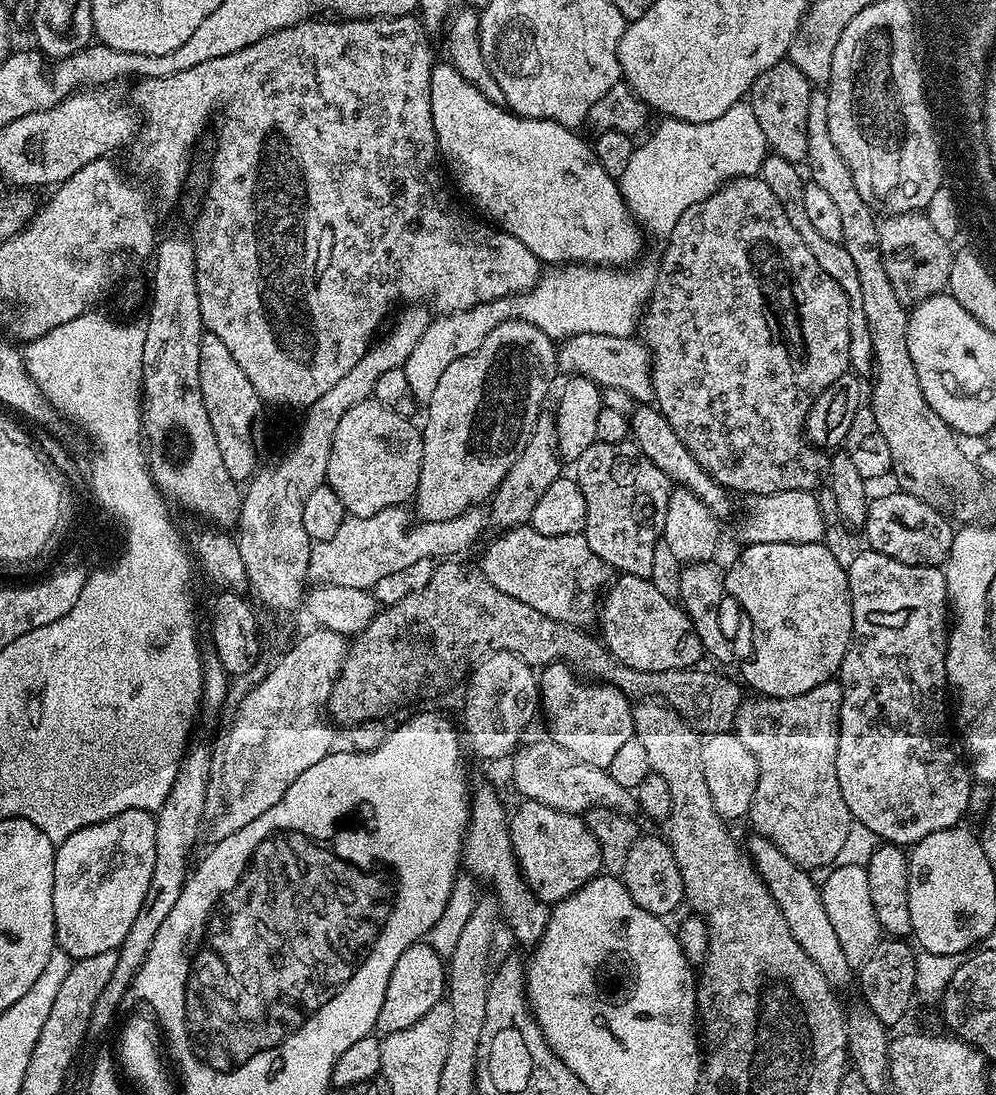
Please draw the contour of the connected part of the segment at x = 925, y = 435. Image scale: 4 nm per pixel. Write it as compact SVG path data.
M824 90L813 91L810 98L810 106L806 114L806 146L808 147L808 159L806 161L806 172L810 177L811 183L822 186L826 194L830 194L830 199L838 206L838 211L842 214L842 241L844 248L854 258L854 267L858 269L858 278L862 282L862 306L860 312L862 318L868 323L868 341L872 344L872 363L874 365L874 377L876 381L870 388L870 407L874 418L878 421L878 427L882 429L882 435L886 437L886 442L890 446L890 462L892 463L891 475L896 476L896 480L901 489L909 492L912 496L921 498L931 497L931 492L939 490L940 485L948 488L964 488L972 480L972 472L964 465L964 452L960 449L961 441L958 433L926 402L922 394L922 386L918 382L918 370L914 370L914 362L910 358L908 349L908 317L909 309L905 307L894 294L894 286L890 286L890 278L884 269L884 259L880 257L876 230L878 227L877 217L872 217L872 212L868 209L869 201L864 193L854 186L854 178L850 174L850 166L846 166L846 158L838 154L838 146L834 146L834 138L830 138L830 114L828 113L828 94Z

